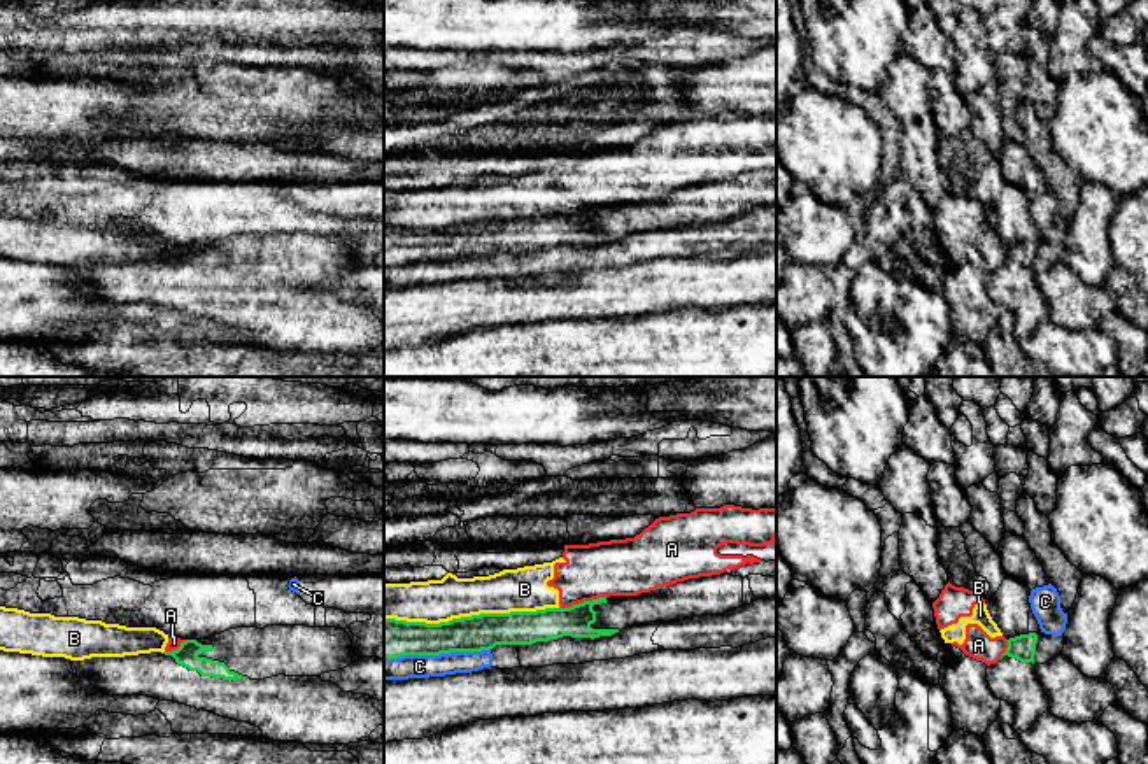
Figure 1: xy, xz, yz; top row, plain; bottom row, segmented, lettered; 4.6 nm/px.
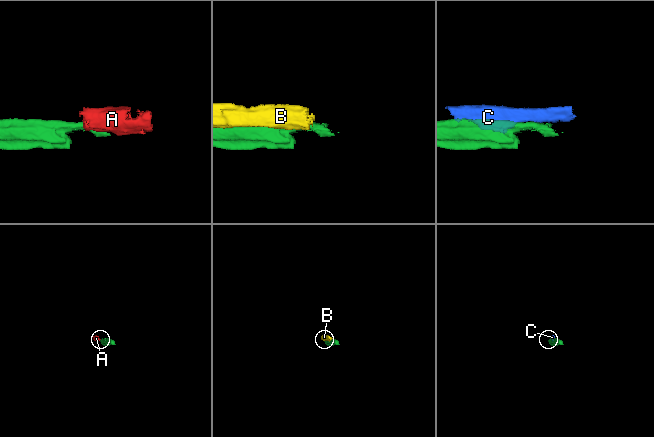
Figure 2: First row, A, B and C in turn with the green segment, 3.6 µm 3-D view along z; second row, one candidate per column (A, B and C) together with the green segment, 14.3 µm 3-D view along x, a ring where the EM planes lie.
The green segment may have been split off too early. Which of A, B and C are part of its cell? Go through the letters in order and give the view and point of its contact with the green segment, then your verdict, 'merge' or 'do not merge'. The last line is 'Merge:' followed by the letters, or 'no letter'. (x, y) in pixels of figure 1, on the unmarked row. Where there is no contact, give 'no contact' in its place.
A: xz (584, 209) | do not merge
B: xz (472, 223) | do not merge
C: xz (437, 261) | do not merge
Merge: no letter

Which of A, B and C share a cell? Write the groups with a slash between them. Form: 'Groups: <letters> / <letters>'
Groups: A B / C

